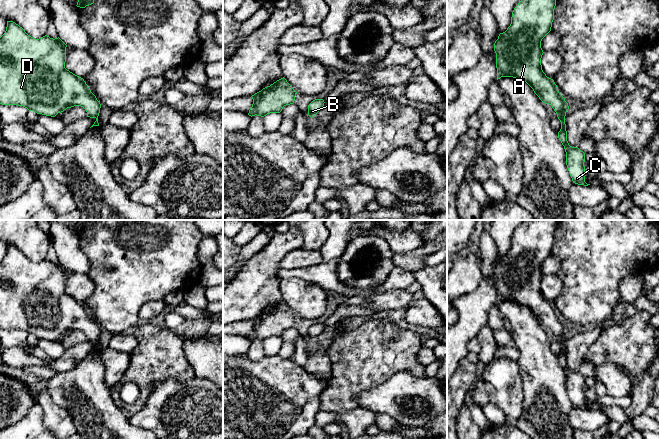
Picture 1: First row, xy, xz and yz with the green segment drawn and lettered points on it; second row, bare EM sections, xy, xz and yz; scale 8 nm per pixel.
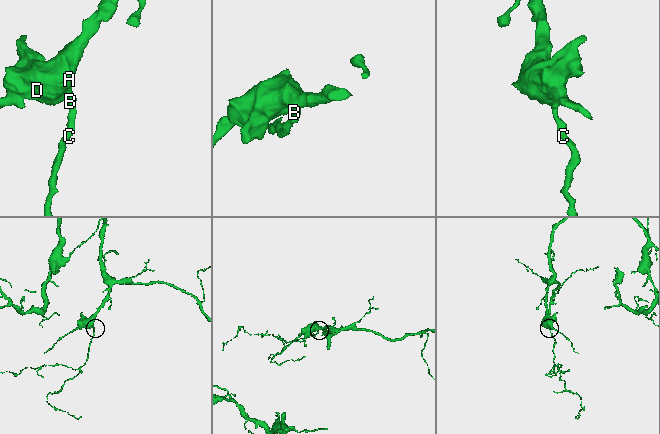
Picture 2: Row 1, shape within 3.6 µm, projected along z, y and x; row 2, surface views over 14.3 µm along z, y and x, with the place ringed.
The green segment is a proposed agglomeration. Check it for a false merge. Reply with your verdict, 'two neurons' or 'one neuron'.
one neuron

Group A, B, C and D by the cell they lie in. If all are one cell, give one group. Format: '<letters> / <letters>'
A B C D

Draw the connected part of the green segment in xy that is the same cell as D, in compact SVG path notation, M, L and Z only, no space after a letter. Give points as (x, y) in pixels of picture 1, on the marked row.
M7 21L6 31L0 37L0 104L23 106L29 111L51 117L55 117L67 108L81 106L86 110L87 117L96 119L91 127L99 126L101 104L84 79L65 68L66 47L67 45L59 37L53 39L45 35L36 39L29 36L15 22Z

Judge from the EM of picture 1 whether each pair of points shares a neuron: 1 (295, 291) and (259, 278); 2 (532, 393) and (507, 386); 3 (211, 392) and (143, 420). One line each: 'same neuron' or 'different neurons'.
1: different neurons
2: different neurons
3: same neuron

